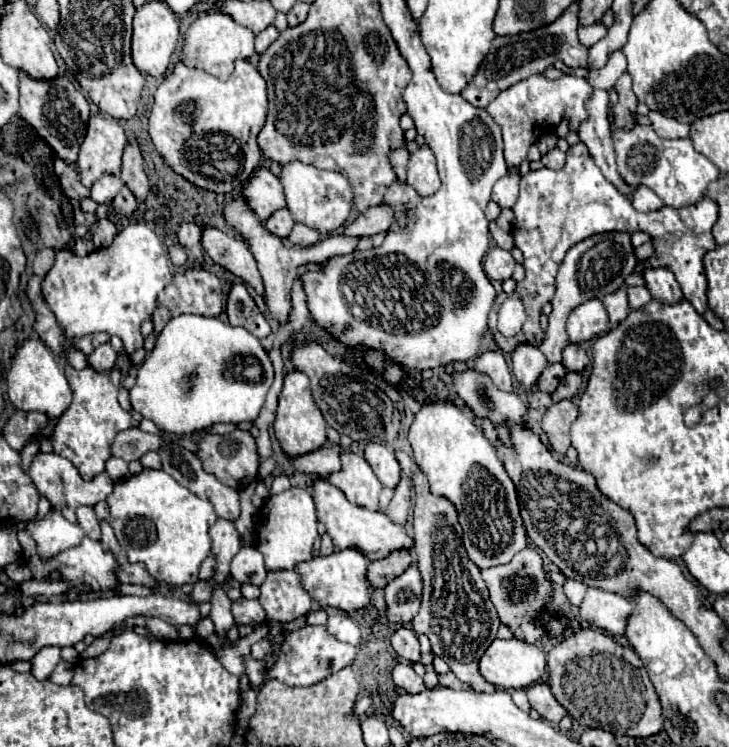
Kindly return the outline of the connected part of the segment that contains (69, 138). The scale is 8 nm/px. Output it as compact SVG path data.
M19 72L19 80L21 80L19 116L45 138L45 142L53 148L53 152L59 158L67 160L67 164L75 164L79 152L77 128L83 128L89 122L89 104L83 92L79 92L75 84L65 76L57 76L55 80L31 80L27 72Z

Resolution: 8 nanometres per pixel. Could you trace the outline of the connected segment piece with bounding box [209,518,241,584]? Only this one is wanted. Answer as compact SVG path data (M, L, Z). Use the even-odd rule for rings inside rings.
M219 518L215 526L209 530L209 536L213 540L213 554L217 560L215 568L215 582L223 584L225 576L229 574L229 562L239 552L239 534L231 520Z

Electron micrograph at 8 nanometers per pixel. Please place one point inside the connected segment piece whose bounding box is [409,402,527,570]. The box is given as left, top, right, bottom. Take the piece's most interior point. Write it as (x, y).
(461, 465)

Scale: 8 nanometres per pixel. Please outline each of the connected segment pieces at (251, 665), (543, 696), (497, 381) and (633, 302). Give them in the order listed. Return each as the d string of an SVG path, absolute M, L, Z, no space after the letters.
M247 656L247 658L243 658L243 664L245 664L245 674L247 674L251 686L259 688L261 686L261 662Z
M535 684L527 690L527 696L529 696L529 702L531 702L531 708L535 708L545 720L557 724L567 712L565 708L553 698L551 690L547 684Z
M491 350L483 352L483 354L475 360L473 370L487 374L499 390L513 392L513 376L511 376L511 368L507 366L503 352L499 352L499 350L497 350L497 352L491 352Z
M633 286L633 288L627 288L627 294L629 294L629 306L635 310L635 308L643 308L643 304L649 304L653 298L649 294L649 290L645 286Z

